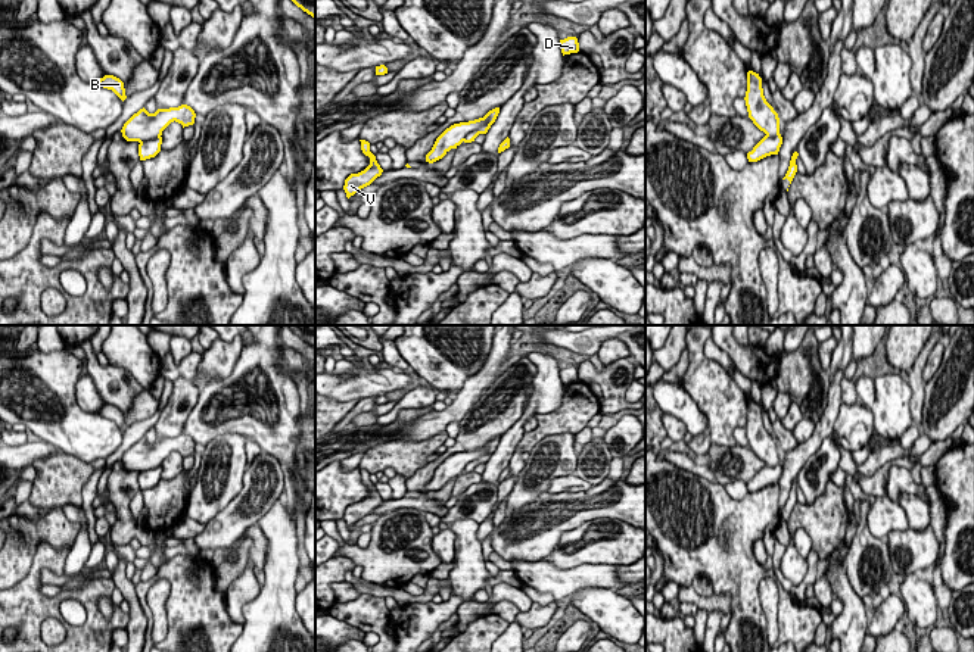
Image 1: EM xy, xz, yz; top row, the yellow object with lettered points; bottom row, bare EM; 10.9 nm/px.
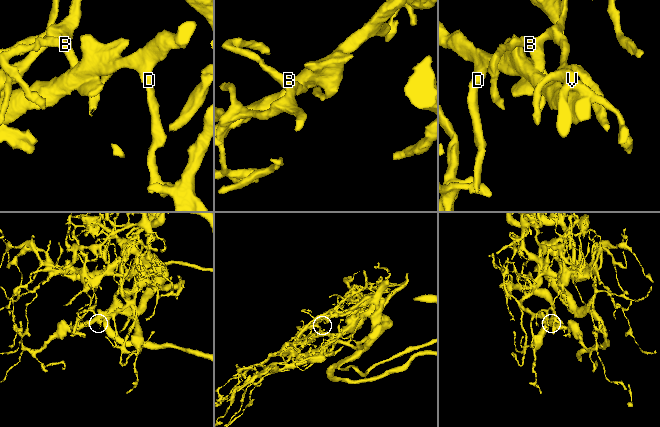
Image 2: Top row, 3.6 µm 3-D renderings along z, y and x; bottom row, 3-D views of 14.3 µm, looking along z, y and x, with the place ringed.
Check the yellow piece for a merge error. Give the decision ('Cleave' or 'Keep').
Cleave

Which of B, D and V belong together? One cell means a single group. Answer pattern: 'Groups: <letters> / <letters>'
Groups: B V / D

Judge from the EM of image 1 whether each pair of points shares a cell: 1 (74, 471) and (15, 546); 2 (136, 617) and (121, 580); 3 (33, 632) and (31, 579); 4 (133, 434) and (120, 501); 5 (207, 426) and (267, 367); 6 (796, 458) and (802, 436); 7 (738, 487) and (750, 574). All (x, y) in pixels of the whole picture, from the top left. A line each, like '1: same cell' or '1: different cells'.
1: same cell
2: same cell
3: same cell
4: different cells
5: same cell
6: different cells
7: different cells

